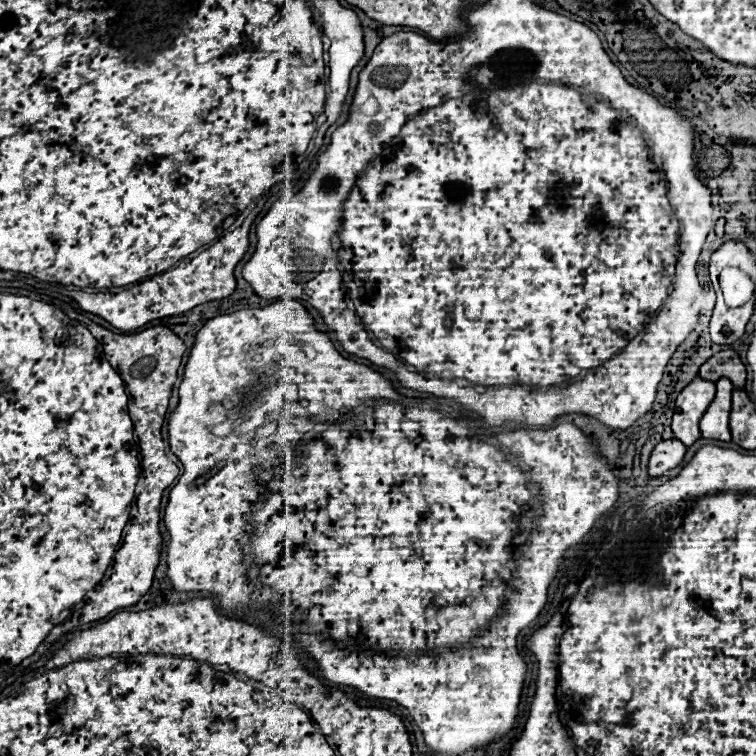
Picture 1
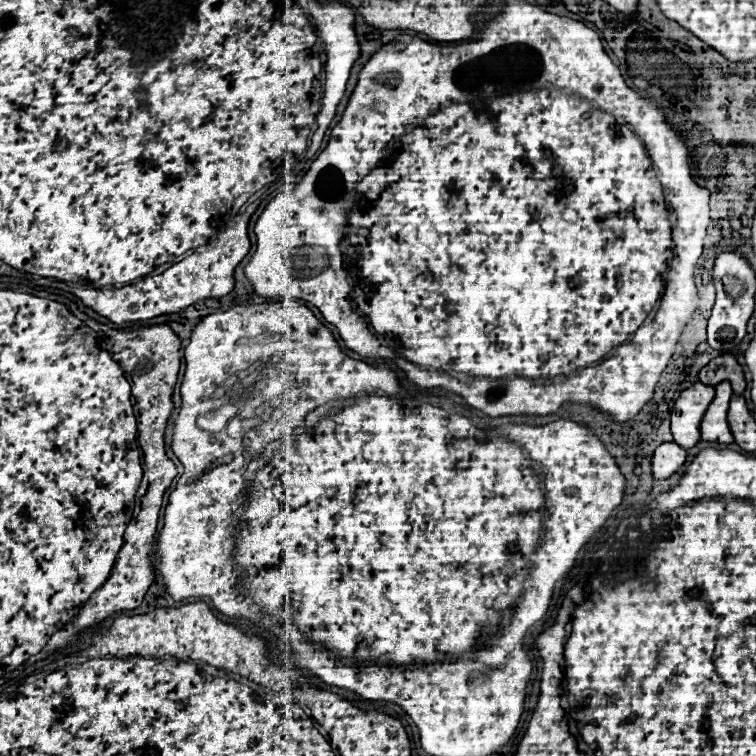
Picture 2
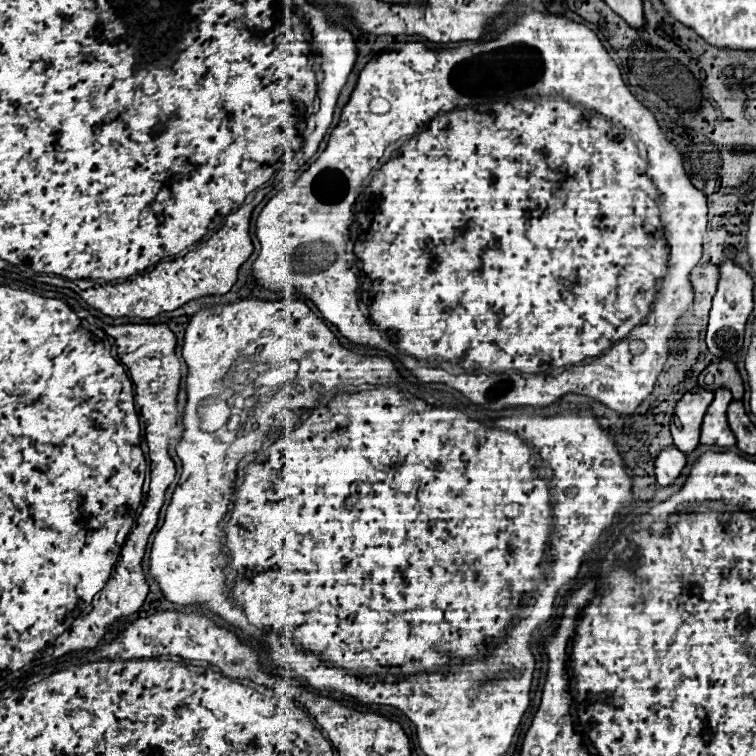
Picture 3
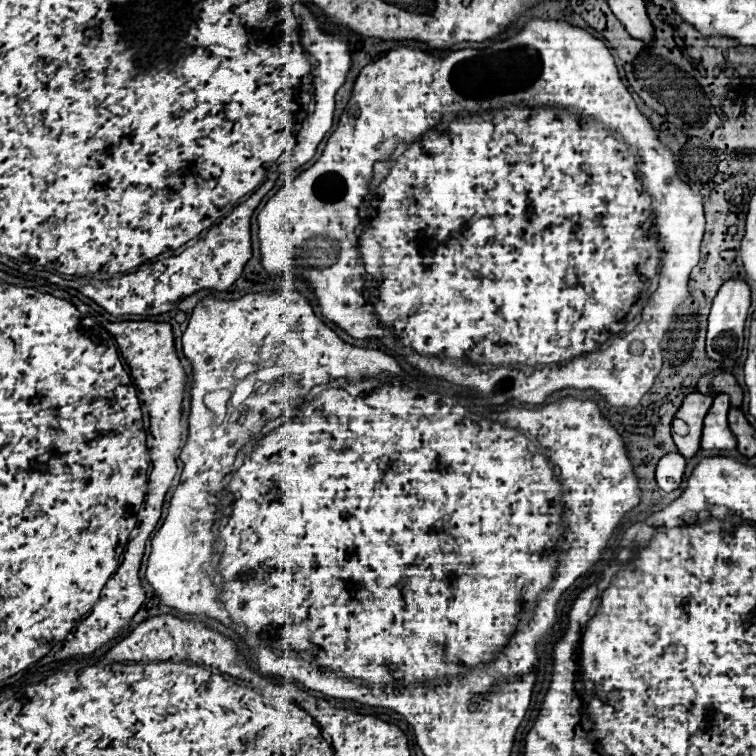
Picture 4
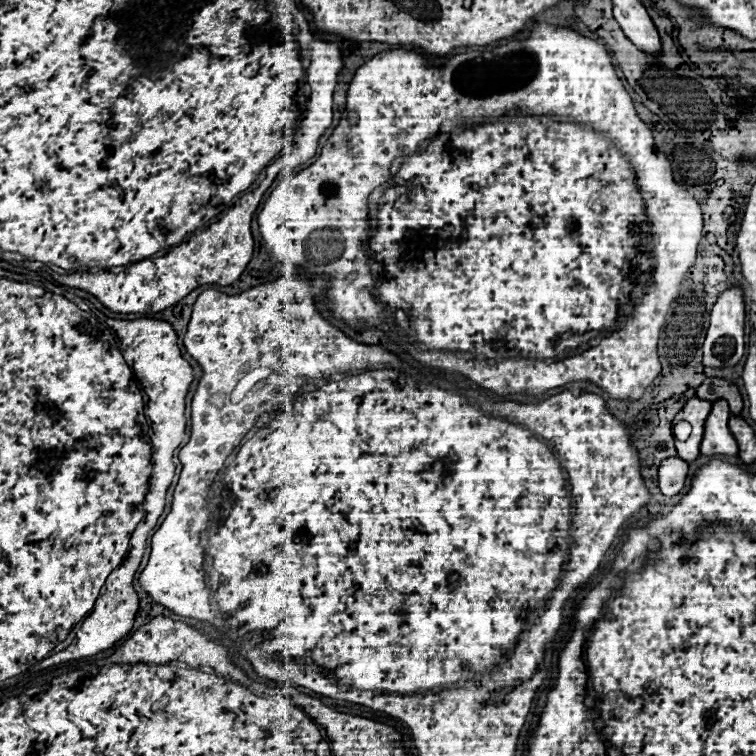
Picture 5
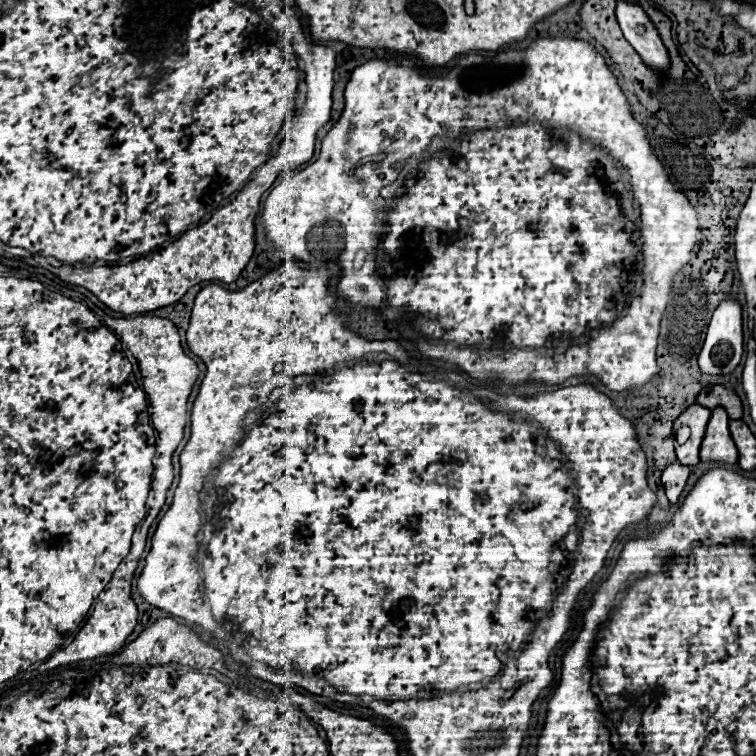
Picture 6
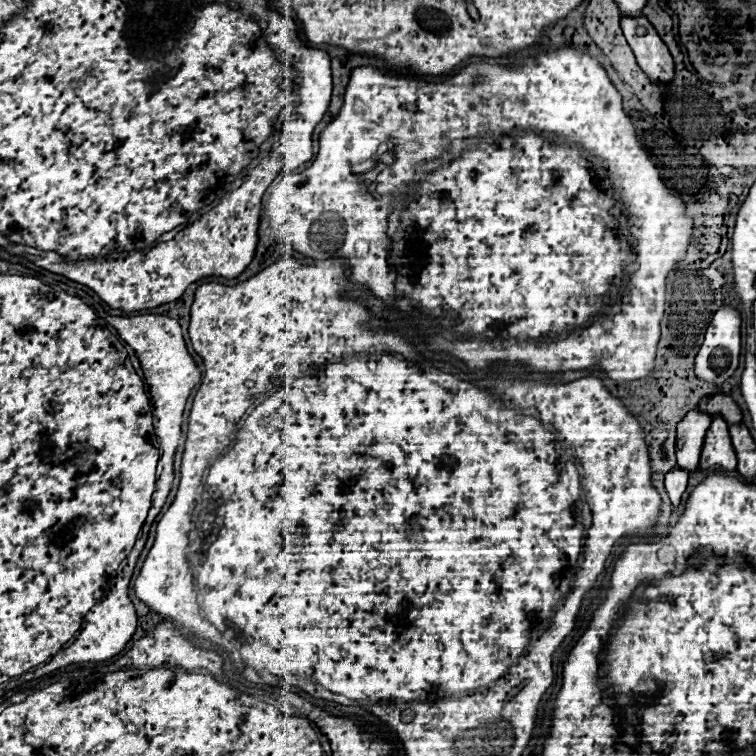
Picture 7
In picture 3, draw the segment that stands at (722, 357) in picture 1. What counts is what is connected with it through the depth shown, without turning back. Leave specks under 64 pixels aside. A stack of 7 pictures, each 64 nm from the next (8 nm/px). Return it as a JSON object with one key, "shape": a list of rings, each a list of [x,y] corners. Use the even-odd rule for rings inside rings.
{"shape":[[[720,358],[716,364],[710,364],[702,370],[702,374],[698,376],[698,386],[708,388],[708,390],[716,390],[716,388],[730,388],[732,396],[736,400],[742,400],[744,394],[744,384],[742,378],[738,374],[736,364],[730,358]]]}

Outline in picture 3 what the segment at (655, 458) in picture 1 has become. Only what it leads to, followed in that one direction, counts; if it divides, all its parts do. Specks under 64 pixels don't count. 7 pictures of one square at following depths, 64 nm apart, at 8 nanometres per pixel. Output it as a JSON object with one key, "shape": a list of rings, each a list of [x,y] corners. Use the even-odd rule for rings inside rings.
{"shape":[[[666,446],[654,460],[654,472],[660,486],[668,486],[674,478],[680,476],[680,470],[686,464],[686,454],[676,446]]]}

